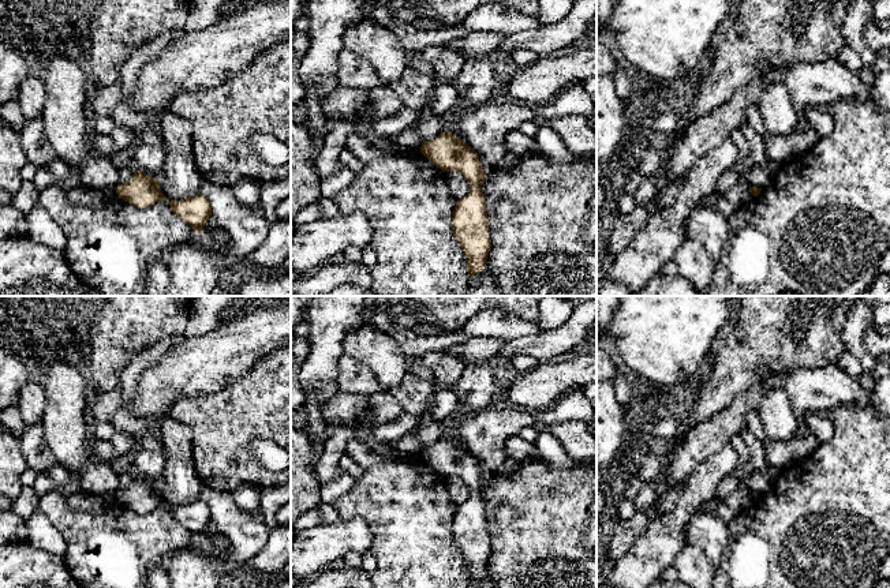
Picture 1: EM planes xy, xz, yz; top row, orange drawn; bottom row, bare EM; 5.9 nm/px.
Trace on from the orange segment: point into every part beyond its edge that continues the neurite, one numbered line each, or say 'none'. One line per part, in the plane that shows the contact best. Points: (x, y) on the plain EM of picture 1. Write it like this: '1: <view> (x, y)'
none

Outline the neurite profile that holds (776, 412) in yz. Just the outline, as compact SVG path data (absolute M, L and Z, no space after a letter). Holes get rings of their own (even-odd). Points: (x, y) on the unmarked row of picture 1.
M782 389L767 390L759 404L755 417L762 423L769 439L788 442L794 439L797 413Z

